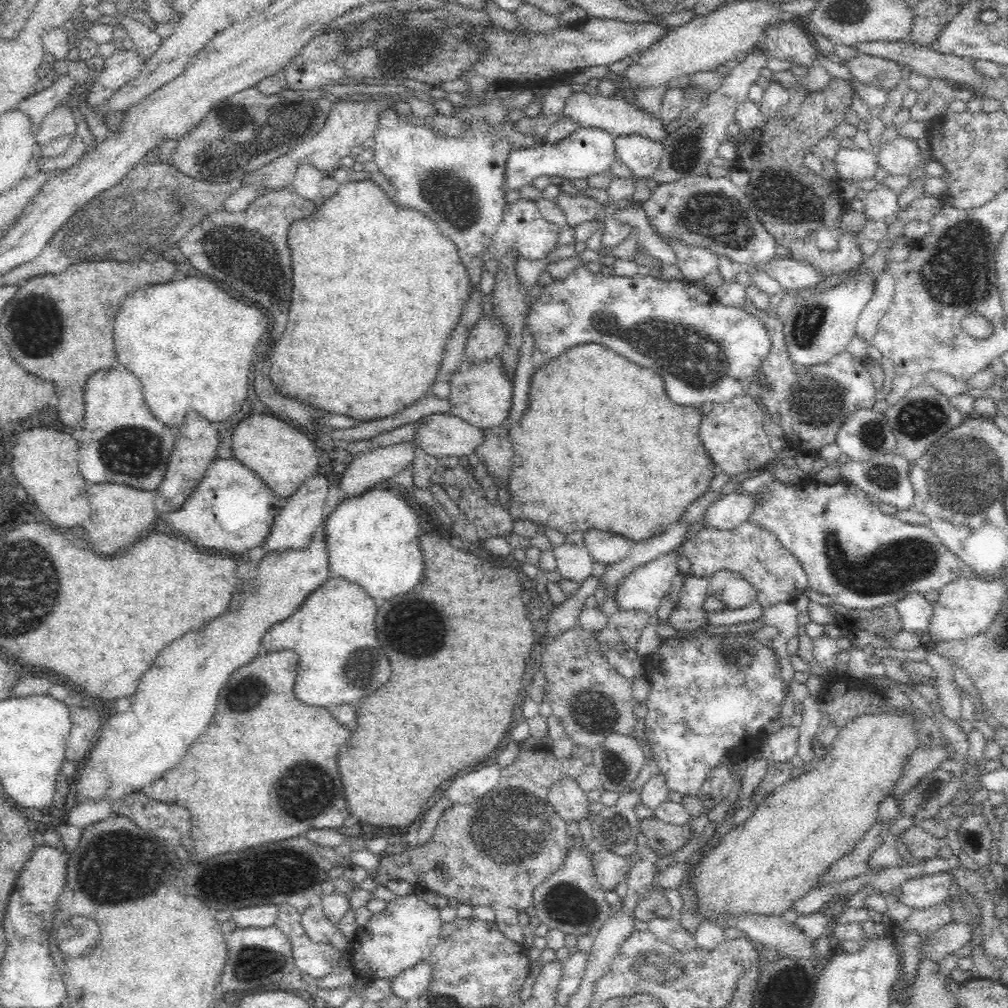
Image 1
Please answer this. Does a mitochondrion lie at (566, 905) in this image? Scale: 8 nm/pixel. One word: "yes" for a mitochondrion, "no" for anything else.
yes

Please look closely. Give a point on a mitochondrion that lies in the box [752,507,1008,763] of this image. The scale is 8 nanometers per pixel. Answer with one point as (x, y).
(907, 560)

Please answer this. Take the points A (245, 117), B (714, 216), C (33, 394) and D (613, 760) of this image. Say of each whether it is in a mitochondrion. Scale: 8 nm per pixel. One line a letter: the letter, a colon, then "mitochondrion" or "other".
A: mitochondrion
B: mitochondrion
C: other
D: other

